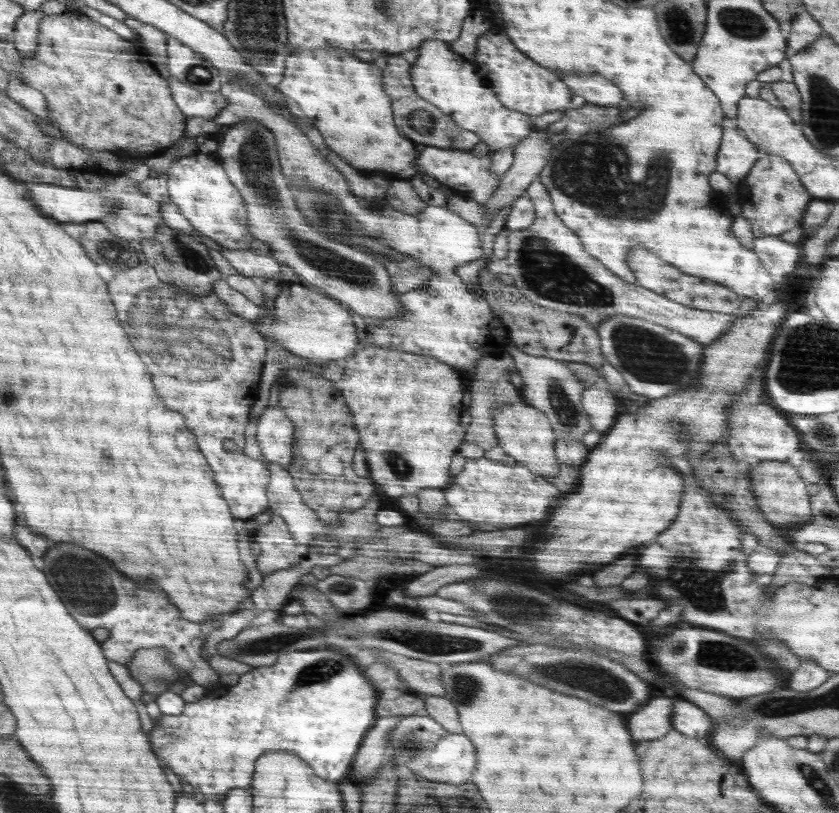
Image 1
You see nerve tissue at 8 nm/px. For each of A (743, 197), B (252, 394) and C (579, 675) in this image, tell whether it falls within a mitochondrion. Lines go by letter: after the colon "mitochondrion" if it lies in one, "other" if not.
A: other
B: other
C: mitochondrion

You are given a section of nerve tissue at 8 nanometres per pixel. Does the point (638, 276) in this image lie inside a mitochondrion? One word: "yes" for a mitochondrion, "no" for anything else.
no

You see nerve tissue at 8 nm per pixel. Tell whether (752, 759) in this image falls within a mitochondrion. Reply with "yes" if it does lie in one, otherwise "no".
no

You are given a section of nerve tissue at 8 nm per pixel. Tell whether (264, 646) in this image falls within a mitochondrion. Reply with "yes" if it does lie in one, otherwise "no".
yes

